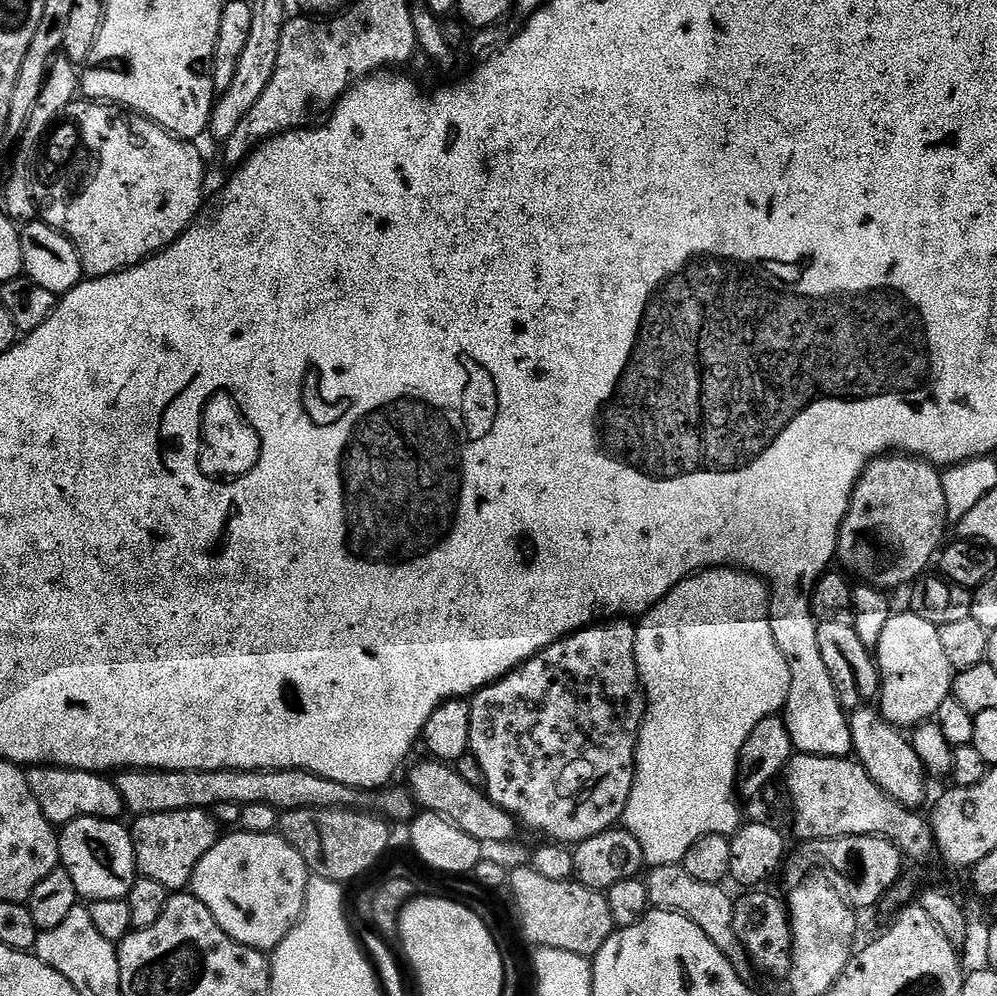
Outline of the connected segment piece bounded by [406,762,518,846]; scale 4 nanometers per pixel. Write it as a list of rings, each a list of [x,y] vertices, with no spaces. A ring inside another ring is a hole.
[[[439,762],[420,764],[408,776],[407,791],[413,801],[423,811],[433,812],[446,818],[462,834],[470,834],[470,838],[479,840],[481,845],[504,844],[512,840],[518,831],[518,825],[508,812],[502,811],[481,789],[468,785],[456,772],[455,767]],[[421,804],[421,805],[420,805]]]

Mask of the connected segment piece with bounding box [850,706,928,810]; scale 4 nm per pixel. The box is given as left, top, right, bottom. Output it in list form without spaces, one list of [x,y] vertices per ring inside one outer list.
[[[872,706],[857,708],[851,713],[850,734],[855,755],[873,782],[903,808],[919,809],[928,788],[924,785],[924,780],[926,781],[924,767],[918,754],[912,749],[911,739],[901,729],[886,723],[879,711]]]

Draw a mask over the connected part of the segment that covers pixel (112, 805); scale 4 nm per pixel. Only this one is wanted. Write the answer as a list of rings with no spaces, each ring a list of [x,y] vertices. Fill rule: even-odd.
[[[32,766],[27,769],[30,794],[53,826],[63,826],[83,816],[120,820],[126,809],[113,781],[95,772],[74,772],[55,766]],[[109,779],[109,780],[108,780]],[[123,814],[123,815],[122,815]]]

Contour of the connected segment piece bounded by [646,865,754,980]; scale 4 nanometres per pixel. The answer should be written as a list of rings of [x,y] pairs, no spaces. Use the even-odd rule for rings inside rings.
[[[681,865],[653,868],[648,875],[646,886],[649,905],[657,911],[678,912],[690,918],[695,925],[705,931],[706,936],[714,942],[714,946],[722,950],[724,956],[734,966],[735,972],[745,980],[751,979],[751,975],[754,974],[752,961],[732,928],[735,901],[725,891],[726,888],[719,884],[698,882],[687,874]]]

